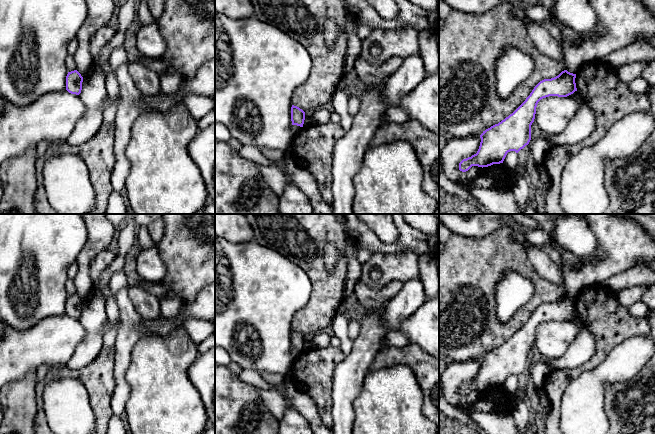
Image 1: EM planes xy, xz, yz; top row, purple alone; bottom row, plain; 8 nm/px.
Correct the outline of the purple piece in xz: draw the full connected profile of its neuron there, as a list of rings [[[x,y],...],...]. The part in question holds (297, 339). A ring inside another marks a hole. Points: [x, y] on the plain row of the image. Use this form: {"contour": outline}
{"contour": [[[297,330],[291,331],[291,345],[292,349],[303,351],[305,344],[305,336]]]}

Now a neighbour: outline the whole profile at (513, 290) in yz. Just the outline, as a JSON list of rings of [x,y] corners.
[[[505,273],[495,290],[496,316],[500,323],[509,322],[534,294],[534,284],[518,273]]]

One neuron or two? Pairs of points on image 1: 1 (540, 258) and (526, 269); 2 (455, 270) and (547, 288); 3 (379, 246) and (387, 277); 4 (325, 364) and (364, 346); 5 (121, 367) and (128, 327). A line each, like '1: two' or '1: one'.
1: two
2: one
3: two
4: two
5: one

